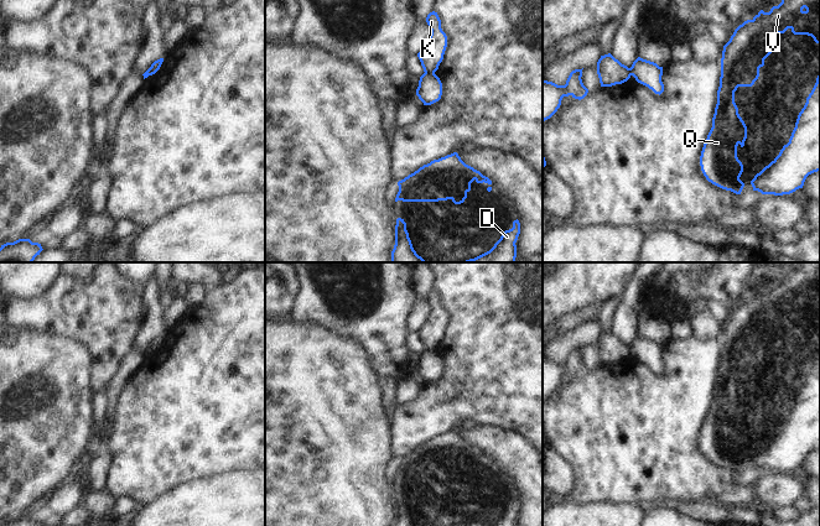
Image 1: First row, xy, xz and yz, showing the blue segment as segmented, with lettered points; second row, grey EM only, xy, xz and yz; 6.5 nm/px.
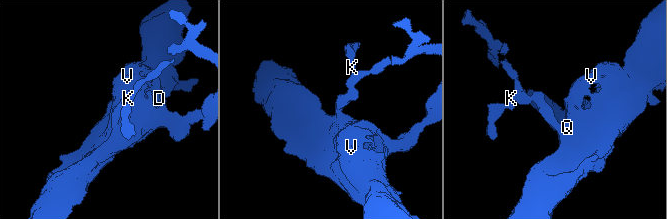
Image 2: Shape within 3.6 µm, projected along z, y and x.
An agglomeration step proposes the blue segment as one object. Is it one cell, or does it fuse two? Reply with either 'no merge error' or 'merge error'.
merge error

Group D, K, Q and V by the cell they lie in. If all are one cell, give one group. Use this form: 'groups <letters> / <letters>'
groups D Q V / K

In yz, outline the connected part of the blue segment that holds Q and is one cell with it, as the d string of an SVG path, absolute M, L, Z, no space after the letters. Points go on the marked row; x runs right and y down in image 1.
M782 0L769 12L761 10L752 20L739 25L723 46L717 104L712 127L701 151L700 166L709 182L736 194L741 194L744 187L739 179L743 165L737 157L737 146L744 146L747 126L738 114L735 92L738 87L754 84L759 77L759 68L764 66L764 59L772 53L772 36L784 33L788 28L794 35L811 36L816 43L820 43L820 0Z

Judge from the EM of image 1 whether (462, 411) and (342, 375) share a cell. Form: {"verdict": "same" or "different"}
{"verdict": "different"}

